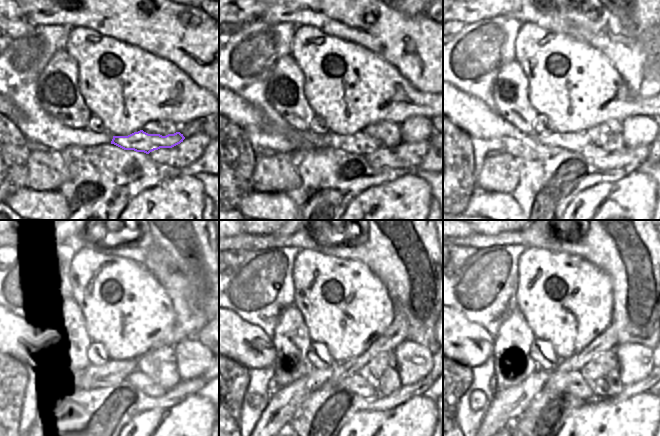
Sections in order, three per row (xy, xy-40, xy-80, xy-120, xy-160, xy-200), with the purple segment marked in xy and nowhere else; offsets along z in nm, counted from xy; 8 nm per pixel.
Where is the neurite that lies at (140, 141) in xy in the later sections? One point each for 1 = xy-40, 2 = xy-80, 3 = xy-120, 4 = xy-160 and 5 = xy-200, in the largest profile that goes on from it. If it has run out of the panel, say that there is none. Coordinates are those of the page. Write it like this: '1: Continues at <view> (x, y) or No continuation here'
1: Continues at xy-40 (358, 143)
2: Continues at xy-80 (528, 147)
3: Continues at xy-120 (81, 378)
4: Continues at xy-160 (284, 402)
5: Continues at xy-200 (508, 404).

